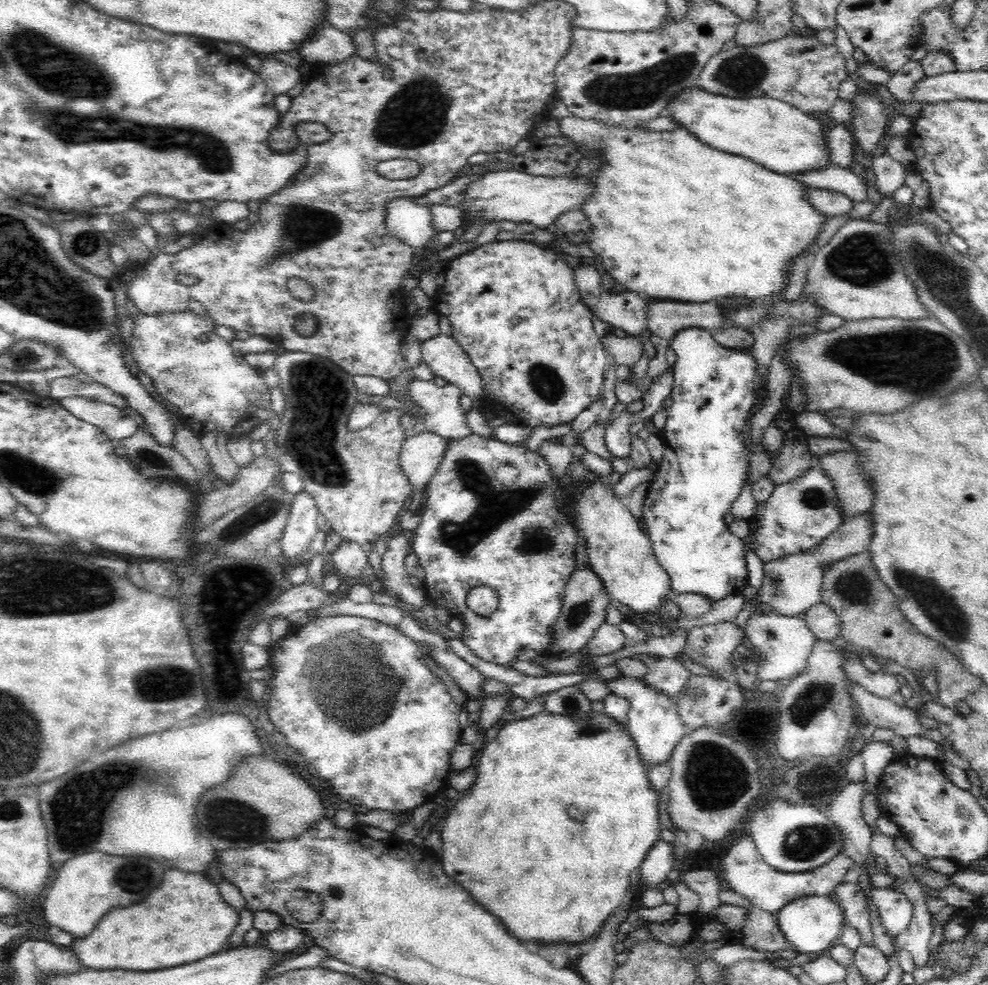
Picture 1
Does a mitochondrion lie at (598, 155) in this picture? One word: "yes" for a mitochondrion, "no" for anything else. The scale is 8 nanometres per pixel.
no

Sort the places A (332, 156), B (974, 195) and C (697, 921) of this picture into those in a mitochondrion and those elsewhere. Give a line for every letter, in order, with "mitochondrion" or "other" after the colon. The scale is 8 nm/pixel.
A: other
B: other
C: other

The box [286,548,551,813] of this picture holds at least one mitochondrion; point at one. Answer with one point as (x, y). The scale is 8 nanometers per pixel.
(347, 675)

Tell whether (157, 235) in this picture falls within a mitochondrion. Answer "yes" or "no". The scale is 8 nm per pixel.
no

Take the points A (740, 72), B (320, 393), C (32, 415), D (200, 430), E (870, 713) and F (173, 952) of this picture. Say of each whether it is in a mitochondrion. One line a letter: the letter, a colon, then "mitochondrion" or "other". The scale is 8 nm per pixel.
A: mitochondrion
B: mitochondrion
C: other
D: other
E: other
F: other

